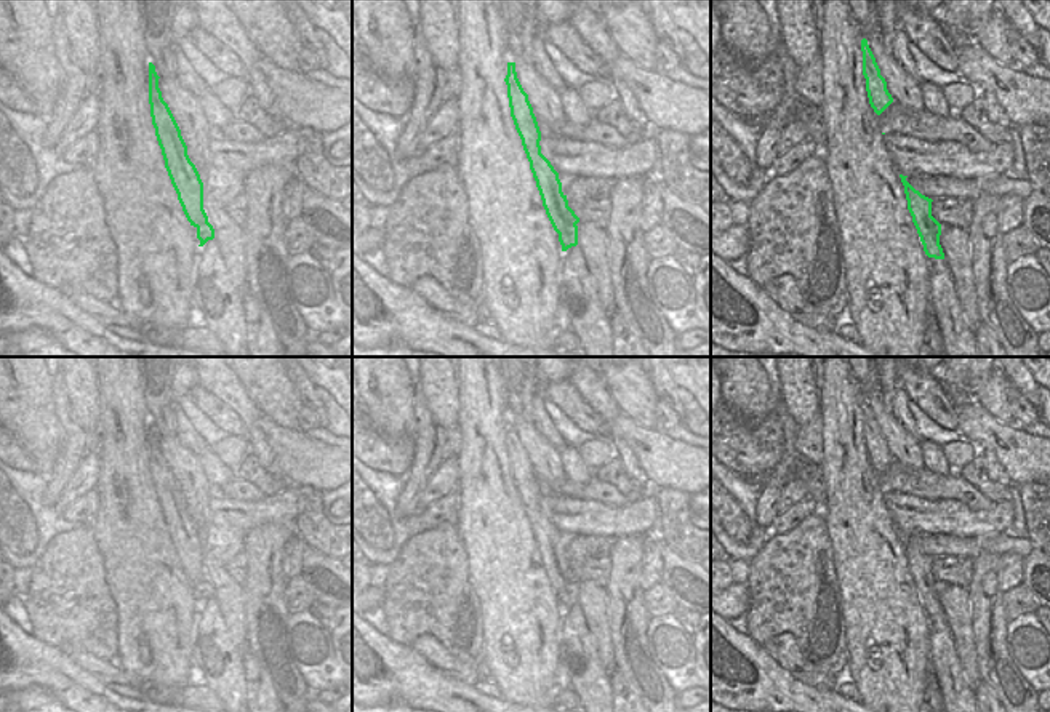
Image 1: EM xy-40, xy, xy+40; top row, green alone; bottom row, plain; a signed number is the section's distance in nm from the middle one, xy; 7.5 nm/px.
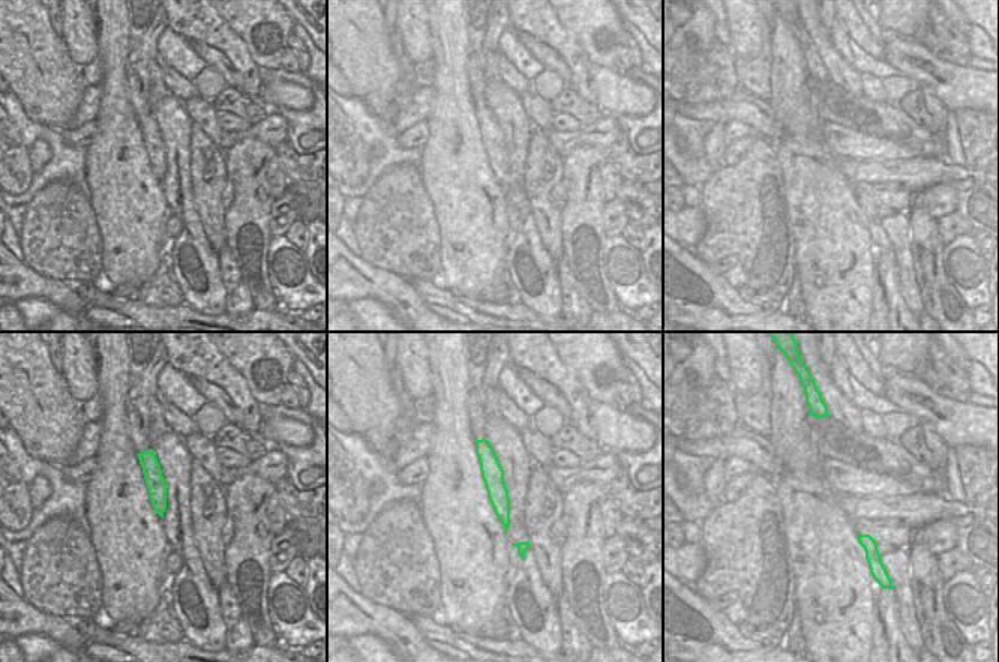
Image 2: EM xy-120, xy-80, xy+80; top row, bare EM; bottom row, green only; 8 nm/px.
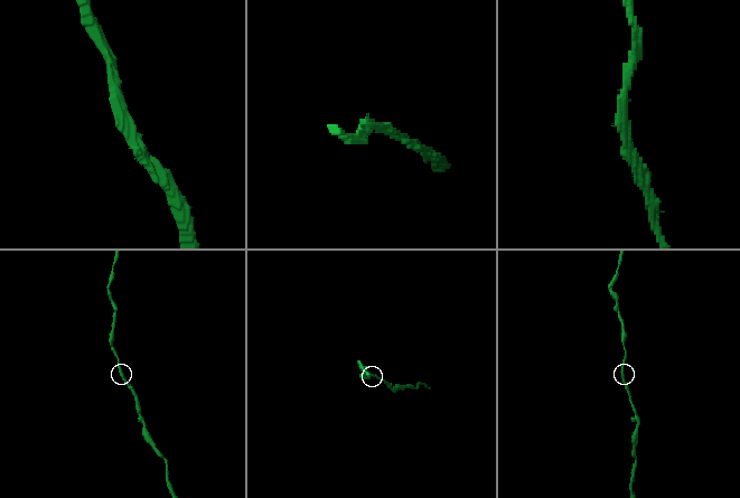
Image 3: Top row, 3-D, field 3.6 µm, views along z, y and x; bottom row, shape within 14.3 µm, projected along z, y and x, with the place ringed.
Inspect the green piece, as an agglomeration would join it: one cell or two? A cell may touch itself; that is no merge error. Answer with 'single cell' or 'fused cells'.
single cell

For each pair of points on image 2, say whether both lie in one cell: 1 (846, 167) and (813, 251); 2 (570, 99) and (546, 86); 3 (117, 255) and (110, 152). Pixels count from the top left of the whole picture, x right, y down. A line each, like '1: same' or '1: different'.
1: different
2: different
3: same

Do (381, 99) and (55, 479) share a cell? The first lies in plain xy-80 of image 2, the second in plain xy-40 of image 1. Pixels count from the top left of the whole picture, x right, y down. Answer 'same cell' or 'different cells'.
different cells

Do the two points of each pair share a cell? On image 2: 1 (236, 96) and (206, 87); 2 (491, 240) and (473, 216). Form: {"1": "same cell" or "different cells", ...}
{"1": "different cells", "2": "same cell"}

